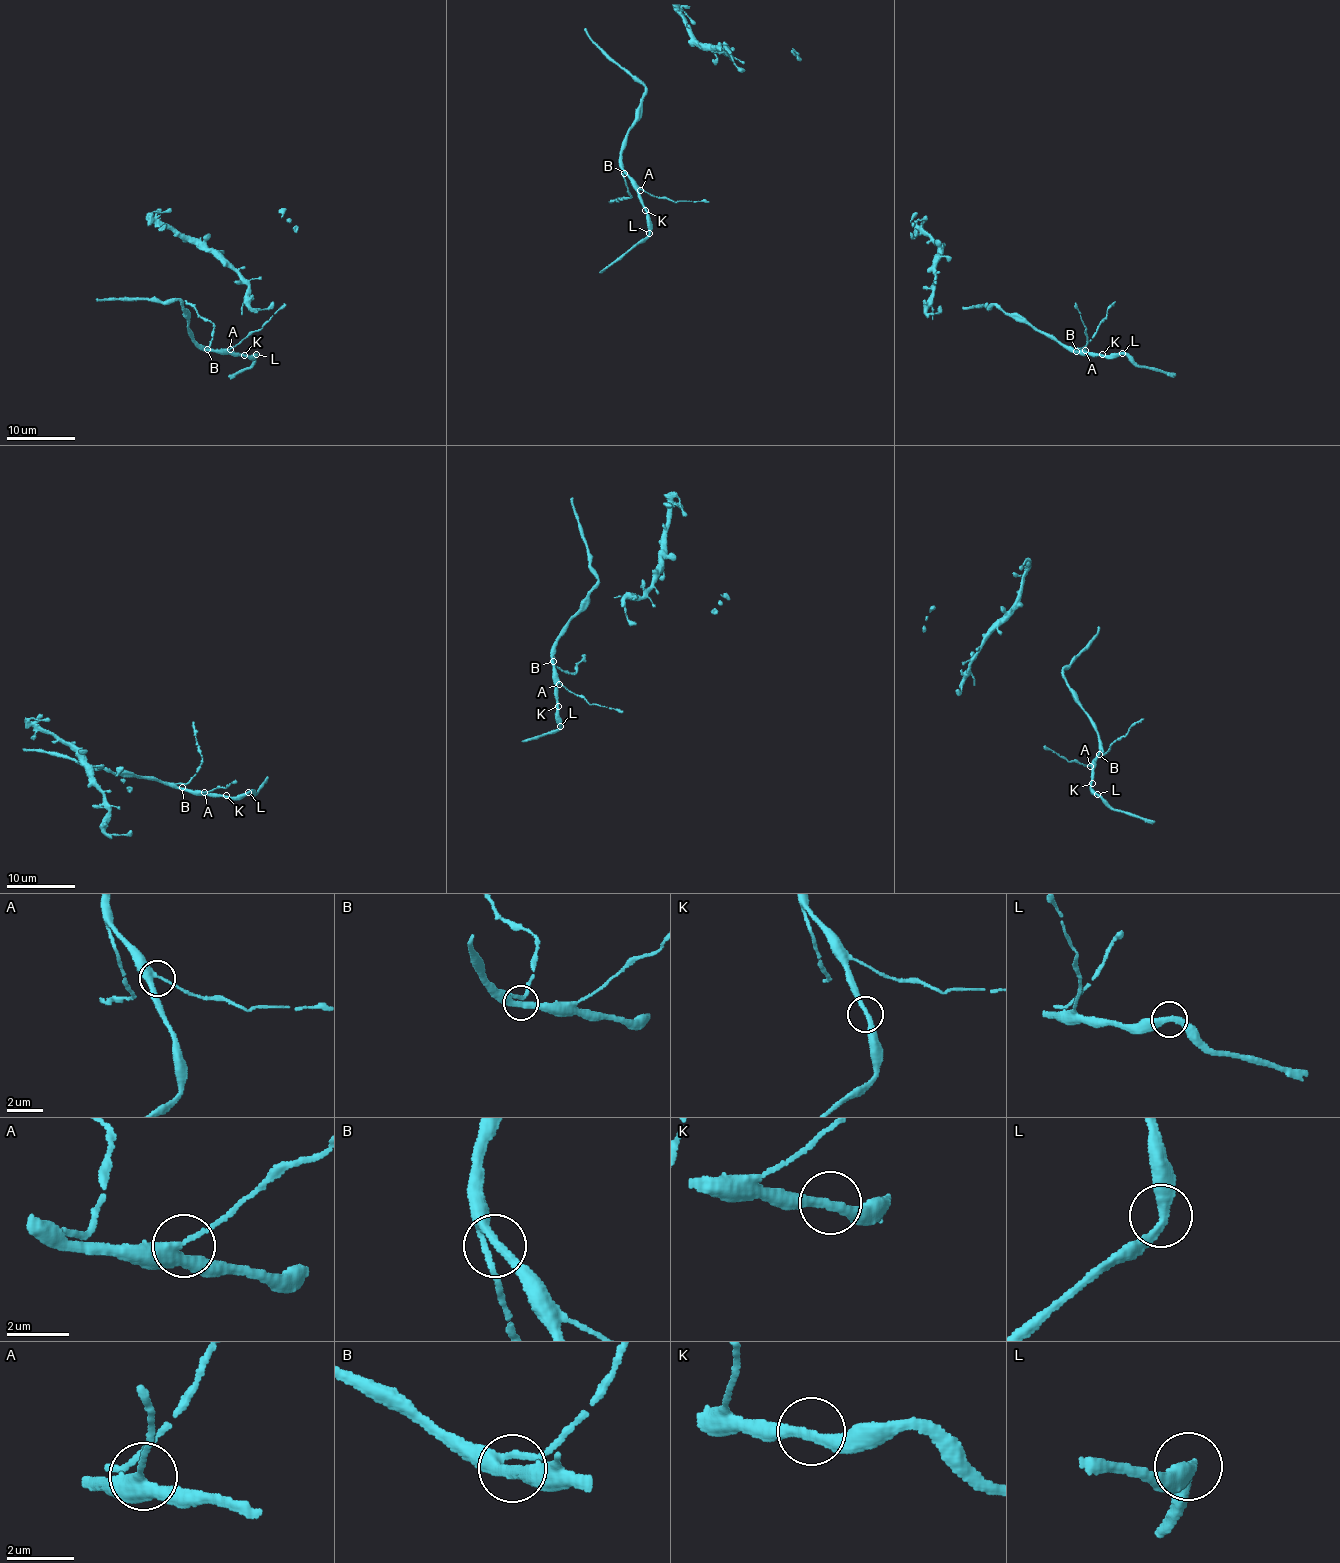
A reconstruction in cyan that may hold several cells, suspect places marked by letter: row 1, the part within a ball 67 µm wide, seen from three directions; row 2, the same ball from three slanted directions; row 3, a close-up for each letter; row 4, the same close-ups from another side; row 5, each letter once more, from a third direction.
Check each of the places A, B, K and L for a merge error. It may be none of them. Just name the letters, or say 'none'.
none

